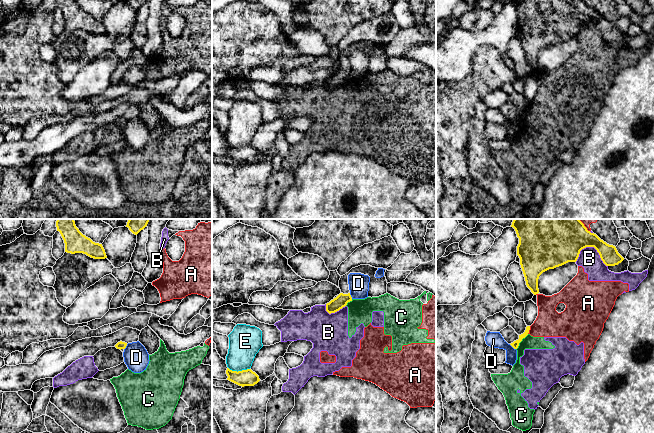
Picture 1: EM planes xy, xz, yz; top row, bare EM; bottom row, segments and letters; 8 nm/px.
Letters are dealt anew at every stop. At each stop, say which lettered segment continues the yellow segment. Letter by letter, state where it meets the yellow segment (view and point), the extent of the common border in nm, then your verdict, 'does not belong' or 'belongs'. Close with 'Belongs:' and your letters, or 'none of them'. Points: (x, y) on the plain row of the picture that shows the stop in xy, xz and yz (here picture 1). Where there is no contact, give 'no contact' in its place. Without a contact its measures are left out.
A: yz (529, 105) | 70 nm | does not belong
B: yz (591, 22) | 260 nm | does not belong
C: yz (521, 116) | 160 nm | does not belong
D: yz (512, 122) | 70 nm | does not belong
E: xz (239, 147) | 180 nm | does not belong
Belongs: none of them

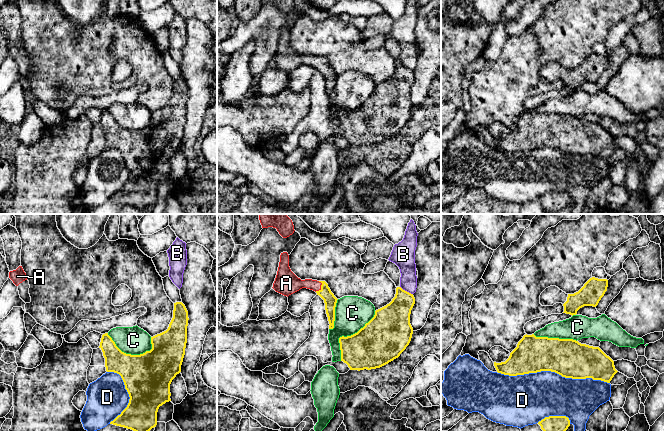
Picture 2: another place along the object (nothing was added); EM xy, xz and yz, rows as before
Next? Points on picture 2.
A: xz (321, 63) | 100 nm | belongs
B: xz (406, 67) | 120 nm | does not belong
C: xz (347, 112) | 480 nm | does not belong
D: yz (554, 147) | 900 nm | does not belong
Belongs: A

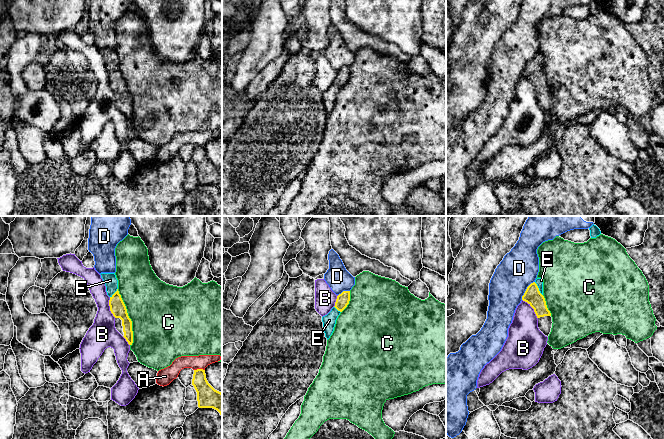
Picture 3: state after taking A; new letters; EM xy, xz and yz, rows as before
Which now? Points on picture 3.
A: xy (199, 145) | 90 nm | does not belong
B: yz (532, 83) | 200 nm | does not belong
C: xy (128, 93) | 460 nm | does not belong
D: yz (526, 66) | 190 nm | does not belong
E: yz (538, 65) | 130 nm | belongs
Belongs: E

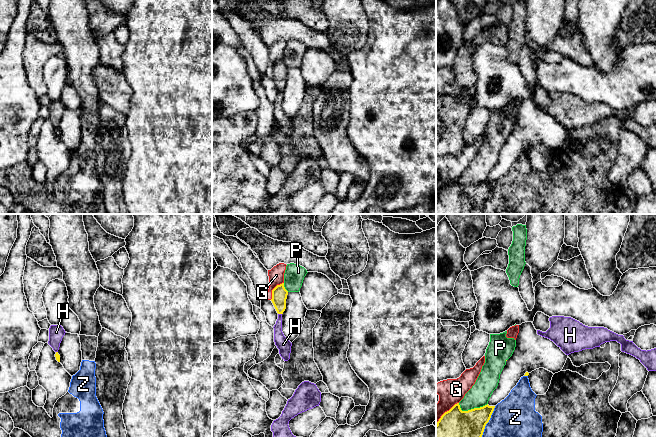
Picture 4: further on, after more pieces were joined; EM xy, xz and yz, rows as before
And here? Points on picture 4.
G: xz (273, 65) | 180 nm | does not belong
H: xz (280, 89) | 30 nm | belongs
P: yz (471, 185) | 240 nm | does not belong
Z: yz (488, 197) | 280 nm | does not belong
Belongs: H

